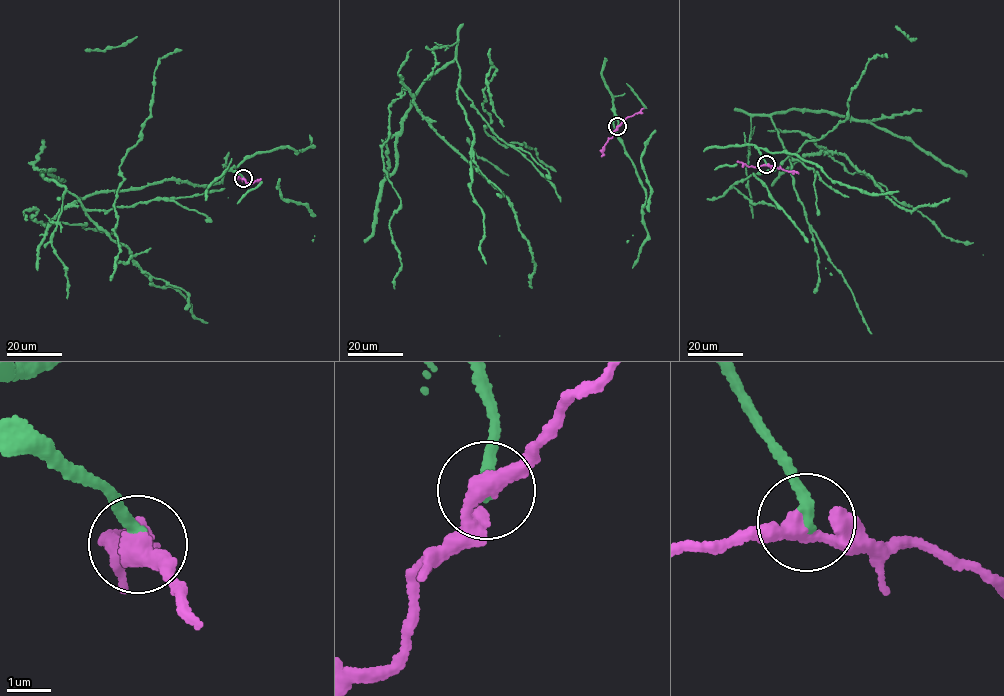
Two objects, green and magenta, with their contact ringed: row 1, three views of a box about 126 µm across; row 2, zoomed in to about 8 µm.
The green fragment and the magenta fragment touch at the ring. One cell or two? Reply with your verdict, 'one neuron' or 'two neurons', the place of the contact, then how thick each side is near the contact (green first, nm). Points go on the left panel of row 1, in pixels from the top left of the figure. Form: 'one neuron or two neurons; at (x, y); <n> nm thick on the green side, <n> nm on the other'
two neurons; at (243, 178); 280 nm thick on the green side, 380 nm on the other

